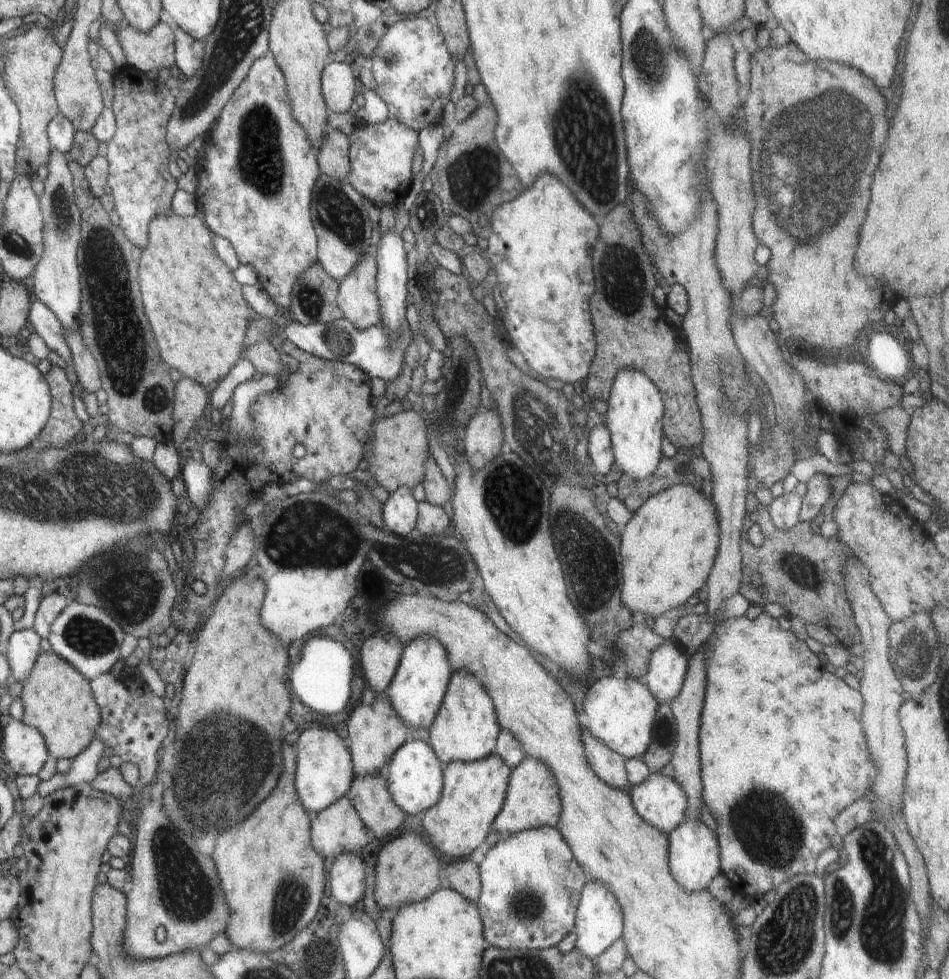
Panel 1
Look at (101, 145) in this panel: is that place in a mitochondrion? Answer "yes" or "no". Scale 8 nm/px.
no

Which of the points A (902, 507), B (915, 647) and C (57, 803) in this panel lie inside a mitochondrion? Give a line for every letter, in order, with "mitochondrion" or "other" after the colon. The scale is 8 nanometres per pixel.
A: other
B: mitochondrion
C: other

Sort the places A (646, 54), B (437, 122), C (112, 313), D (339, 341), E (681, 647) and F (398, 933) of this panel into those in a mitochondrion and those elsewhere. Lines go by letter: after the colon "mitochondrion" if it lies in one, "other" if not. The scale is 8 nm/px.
A: mitochondrion
B: other
C: mitochondrion
D: mitochondrion
E: other
F: other

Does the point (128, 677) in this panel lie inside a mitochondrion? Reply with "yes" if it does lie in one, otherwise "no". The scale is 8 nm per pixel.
no

